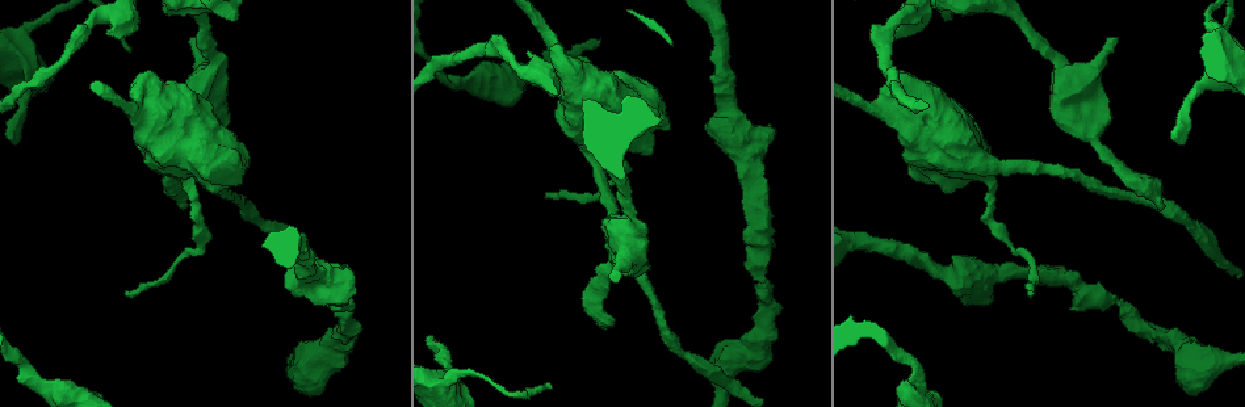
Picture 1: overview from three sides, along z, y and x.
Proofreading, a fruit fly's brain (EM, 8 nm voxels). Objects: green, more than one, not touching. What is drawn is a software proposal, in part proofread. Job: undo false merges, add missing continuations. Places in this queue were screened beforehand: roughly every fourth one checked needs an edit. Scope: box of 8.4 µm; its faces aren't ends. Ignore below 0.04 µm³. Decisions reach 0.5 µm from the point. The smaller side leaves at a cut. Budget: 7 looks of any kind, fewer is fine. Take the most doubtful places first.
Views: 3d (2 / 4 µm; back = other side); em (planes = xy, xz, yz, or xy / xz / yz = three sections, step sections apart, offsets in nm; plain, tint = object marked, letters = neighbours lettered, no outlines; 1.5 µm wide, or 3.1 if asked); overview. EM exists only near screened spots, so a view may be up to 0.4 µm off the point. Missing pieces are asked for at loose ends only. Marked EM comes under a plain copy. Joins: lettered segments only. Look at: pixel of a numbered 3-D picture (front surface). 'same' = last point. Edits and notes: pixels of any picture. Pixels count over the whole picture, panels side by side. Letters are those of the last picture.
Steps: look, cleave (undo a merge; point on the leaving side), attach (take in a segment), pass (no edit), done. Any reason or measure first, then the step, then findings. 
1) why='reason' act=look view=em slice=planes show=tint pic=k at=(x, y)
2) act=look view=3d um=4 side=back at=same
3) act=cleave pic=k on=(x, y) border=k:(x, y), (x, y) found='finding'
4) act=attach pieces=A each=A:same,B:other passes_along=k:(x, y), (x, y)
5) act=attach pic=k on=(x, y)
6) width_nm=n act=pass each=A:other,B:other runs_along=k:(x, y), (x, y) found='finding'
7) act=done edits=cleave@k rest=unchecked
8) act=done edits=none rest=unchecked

why='an open end' act=look view=3d um=2 pic=1 at=(1161, 209)

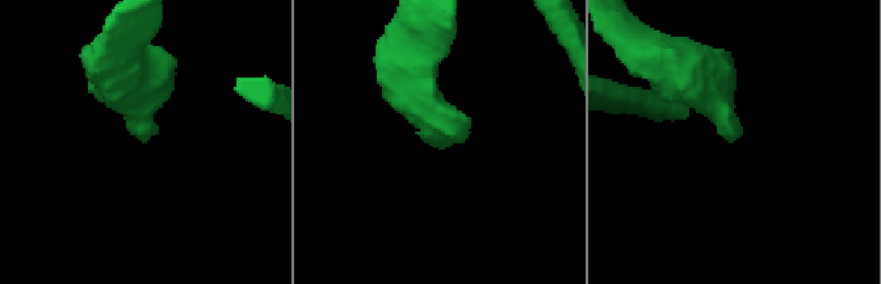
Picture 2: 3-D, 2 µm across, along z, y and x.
act=look view=em slice=planes show=letters pic=2 at=(151, 134)

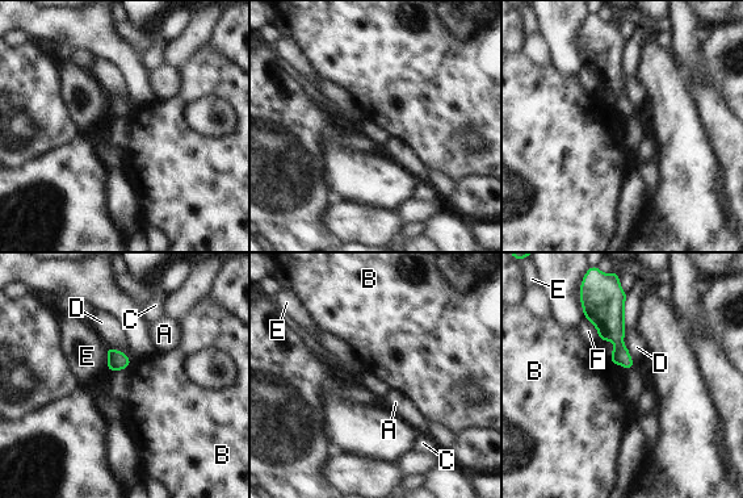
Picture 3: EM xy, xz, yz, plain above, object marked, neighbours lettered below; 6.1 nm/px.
act=pass each=A:other,B:other,C:other,D:other,E:other,F:other border=3:(106, 346), (120, 350), (131, 362) found='none of them fits'

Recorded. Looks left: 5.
why='long arm stops here' act=look view=em slice=planes show=letters pic=1 at=(126, 290)

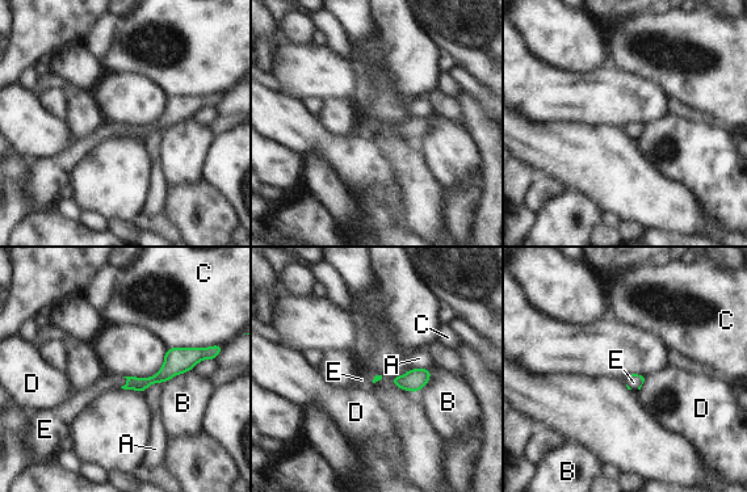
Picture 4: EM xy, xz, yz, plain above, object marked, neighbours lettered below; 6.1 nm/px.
longest_contact=C:280nm act=attach pic=4 on=(106, 382) each=A:other,B:other,C:other,D:other,E:same passes_along=4:(166, 373), (126, 383), (106, 382) found='it goes on there'

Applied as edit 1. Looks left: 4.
why='free end' act=look view=3d um=2 pic=1 at=(1117, 39)

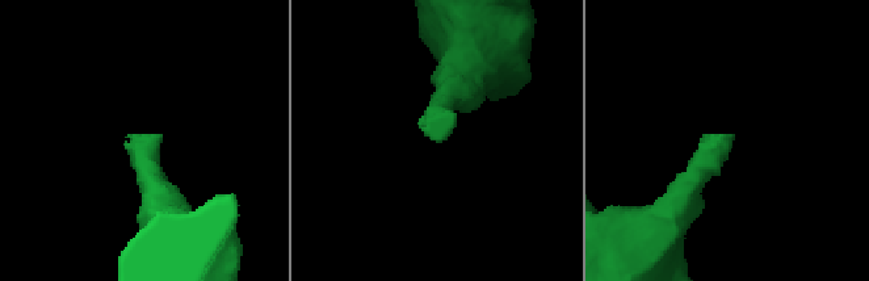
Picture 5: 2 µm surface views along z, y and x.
act=look view=em slice=planes show=letters pic=5 at=(445, 138)

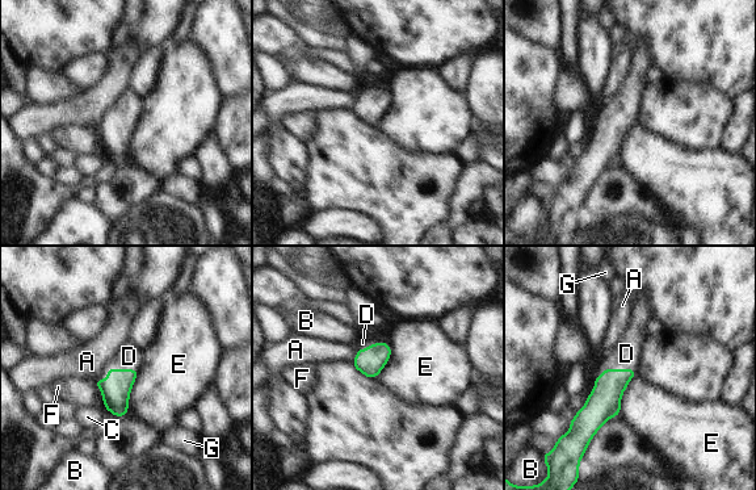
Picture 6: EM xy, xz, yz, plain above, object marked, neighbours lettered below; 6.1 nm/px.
width_nm=170 act=attach pic=6 on=(129, 356) each=A:other,B:other,C:other,D:same,E:other,F:other,G:other passes_along=6:(116, 390), (113, 369), (129, 356) found='it goes on there'

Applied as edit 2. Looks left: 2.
act=done edits=attach@4,attach@6 rest=unchecked

